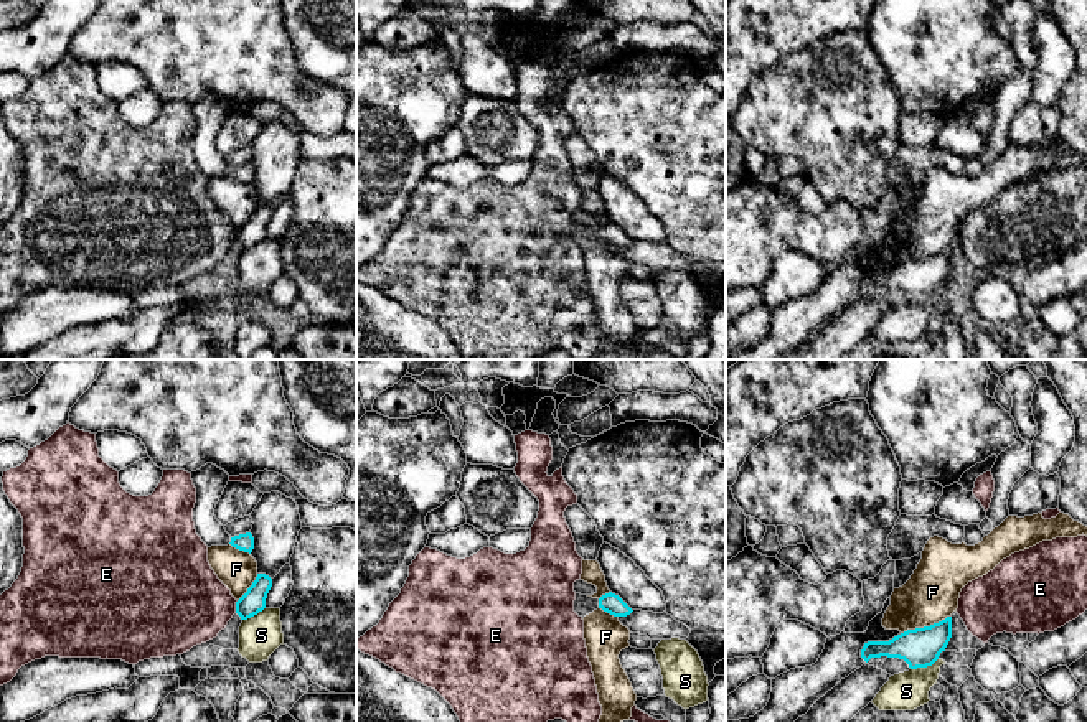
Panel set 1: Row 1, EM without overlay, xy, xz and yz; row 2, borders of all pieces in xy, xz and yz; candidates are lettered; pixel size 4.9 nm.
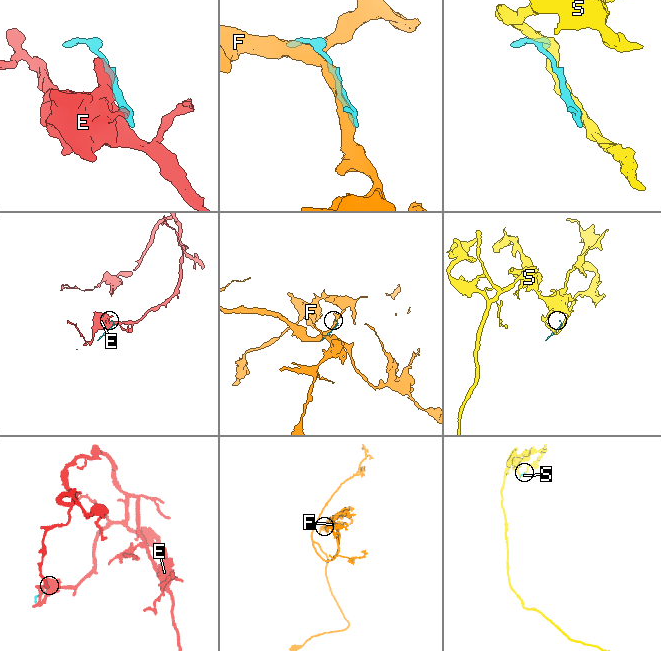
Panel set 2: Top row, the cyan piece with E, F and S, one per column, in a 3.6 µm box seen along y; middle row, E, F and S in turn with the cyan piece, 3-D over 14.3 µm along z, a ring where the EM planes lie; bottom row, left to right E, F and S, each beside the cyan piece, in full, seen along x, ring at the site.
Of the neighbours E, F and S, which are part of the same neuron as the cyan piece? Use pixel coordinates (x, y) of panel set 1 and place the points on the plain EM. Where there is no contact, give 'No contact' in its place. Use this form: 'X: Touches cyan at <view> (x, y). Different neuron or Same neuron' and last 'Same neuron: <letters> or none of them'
E: Touches cyan at xy (236, 238). Different neuron
F: Touches cyan at yz (924, 257). Different neuron
S: Touches cyan at yz (924, 297). Different neuron
Same neuron: none of them

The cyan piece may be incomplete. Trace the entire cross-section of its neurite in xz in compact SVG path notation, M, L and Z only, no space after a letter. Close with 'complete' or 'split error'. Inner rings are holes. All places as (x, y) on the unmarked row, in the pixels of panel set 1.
M612 223L602 226L600 229L576 224L574 242L579 247L584 249L597 239L602 239L614 247L627 247L633 242L619 226Z | split error

